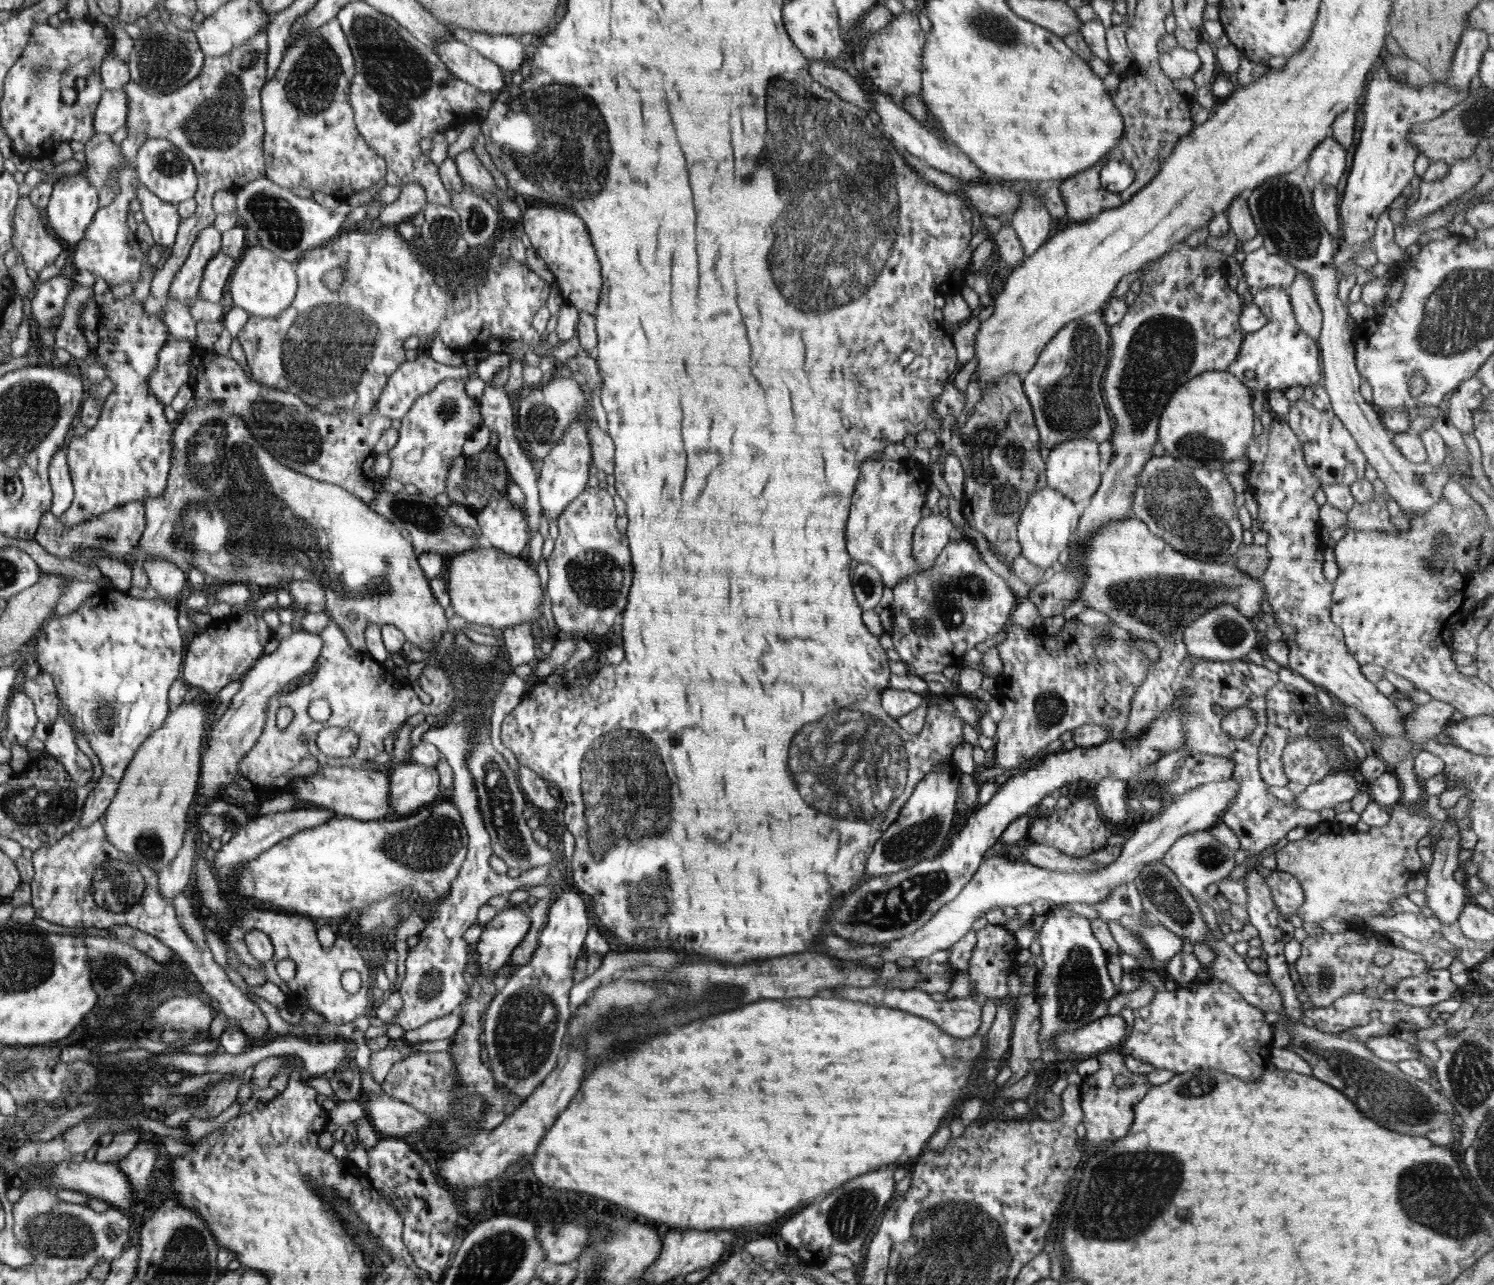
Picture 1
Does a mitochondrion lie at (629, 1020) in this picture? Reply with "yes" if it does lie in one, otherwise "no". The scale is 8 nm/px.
yes

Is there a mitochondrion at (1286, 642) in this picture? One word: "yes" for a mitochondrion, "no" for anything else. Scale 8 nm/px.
no

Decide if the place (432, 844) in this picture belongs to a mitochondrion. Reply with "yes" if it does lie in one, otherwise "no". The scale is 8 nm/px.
yes

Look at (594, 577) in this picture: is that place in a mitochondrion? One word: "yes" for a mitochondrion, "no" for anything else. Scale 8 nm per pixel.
yes

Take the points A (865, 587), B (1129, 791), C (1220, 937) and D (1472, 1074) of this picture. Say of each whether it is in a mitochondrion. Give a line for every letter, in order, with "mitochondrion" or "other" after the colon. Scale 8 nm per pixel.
A: mitochondrion
B: other
C: other
D: mitochondrion

